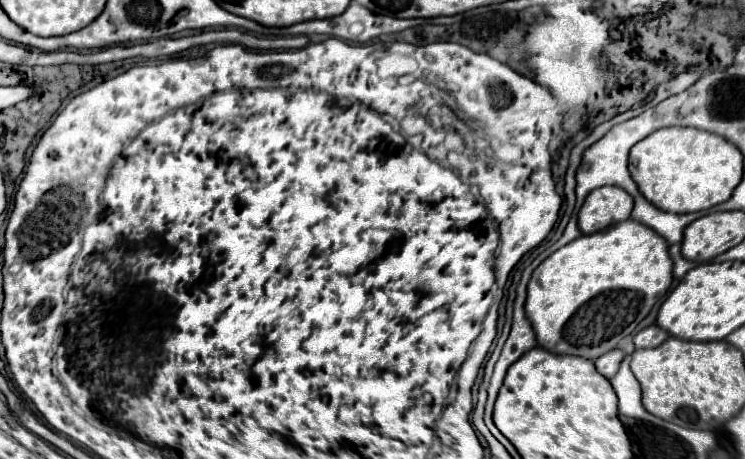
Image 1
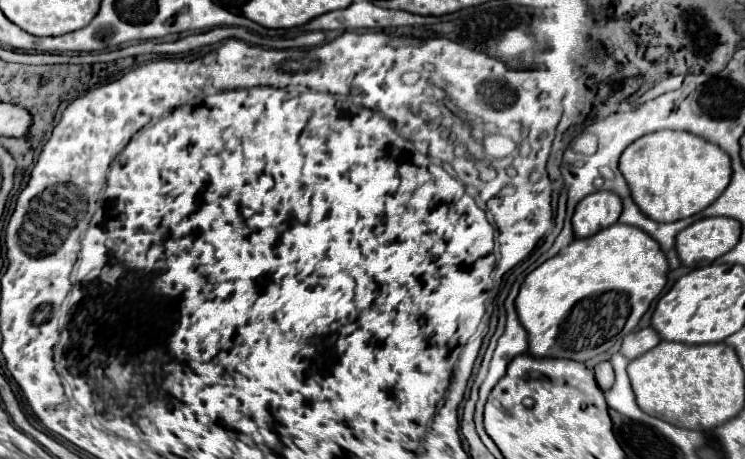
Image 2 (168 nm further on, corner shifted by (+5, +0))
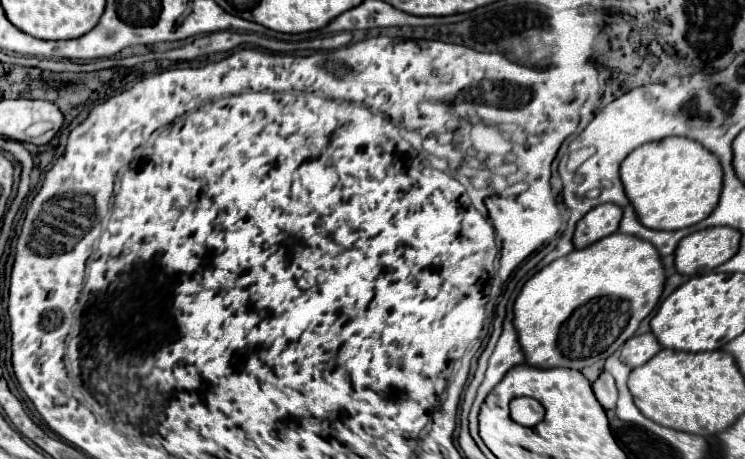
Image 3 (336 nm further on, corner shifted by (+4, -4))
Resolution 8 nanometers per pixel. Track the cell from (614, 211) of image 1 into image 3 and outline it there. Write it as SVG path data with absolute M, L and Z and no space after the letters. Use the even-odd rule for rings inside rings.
M600 204L598 208L592 208L578 224L574 232L574 246L586 248L618 230L618 224L622 220L622 208L616 204Z

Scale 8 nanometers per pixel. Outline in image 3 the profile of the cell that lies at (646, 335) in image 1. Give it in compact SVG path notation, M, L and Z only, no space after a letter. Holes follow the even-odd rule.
M652 332L634 336L630 340L626 340L620 348L620 360L630 366L630 368L638 368L642 364L646 364L654 354L660 352L660 344L654 338Z

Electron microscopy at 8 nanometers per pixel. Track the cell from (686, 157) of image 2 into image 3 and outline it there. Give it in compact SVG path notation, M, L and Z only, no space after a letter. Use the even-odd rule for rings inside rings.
M662 138L636 148L620 166L620 180L638 220L652 230L694 226L716 208L722 192L720 160L688 138Z

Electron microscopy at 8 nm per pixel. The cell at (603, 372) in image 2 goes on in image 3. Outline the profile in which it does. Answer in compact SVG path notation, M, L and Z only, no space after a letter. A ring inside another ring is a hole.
M602 372L598 376L598 380L592 384L592 390L598 398L598 402L608 410L616 406L616 398L618 398L618 390L616 390L616 382L608 372Z

